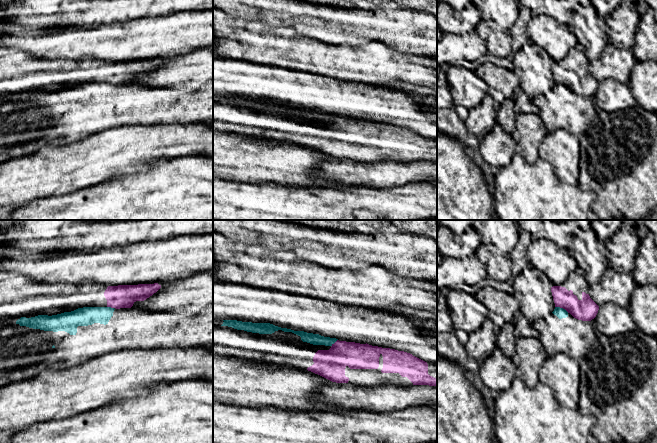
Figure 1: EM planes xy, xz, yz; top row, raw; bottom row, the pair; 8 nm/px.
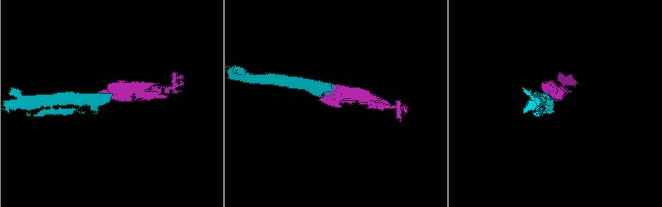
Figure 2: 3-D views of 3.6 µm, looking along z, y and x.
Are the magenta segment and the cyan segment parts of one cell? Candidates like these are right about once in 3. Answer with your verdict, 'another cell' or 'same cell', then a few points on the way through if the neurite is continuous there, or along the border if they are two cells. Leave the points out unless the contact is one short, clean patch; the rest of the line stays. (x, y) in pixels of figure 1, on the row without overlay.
another cell; border along yz (555, 82), (562, 83), (568, 88)

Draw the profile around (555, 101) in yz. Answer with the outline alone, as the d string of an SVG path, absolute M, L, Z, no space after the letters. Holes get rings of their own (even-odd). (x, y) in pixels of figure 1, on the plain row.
M560 83L533 101L548 132L562 128L580 138L597 114L590 97L578 96Z

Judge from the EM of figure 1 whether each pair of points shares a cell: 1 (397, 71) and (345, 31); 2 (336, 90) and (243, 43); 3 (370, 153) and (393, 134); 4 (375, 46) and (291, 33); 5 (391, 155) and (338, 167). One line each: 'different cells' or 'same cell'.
1: different cells
2: different cells
3: same cell
4: same cell
5: different cells

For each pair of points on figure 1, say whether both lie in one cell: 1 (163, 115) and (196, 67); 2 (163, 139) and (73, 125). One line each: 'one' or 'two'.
1: two
2: two

